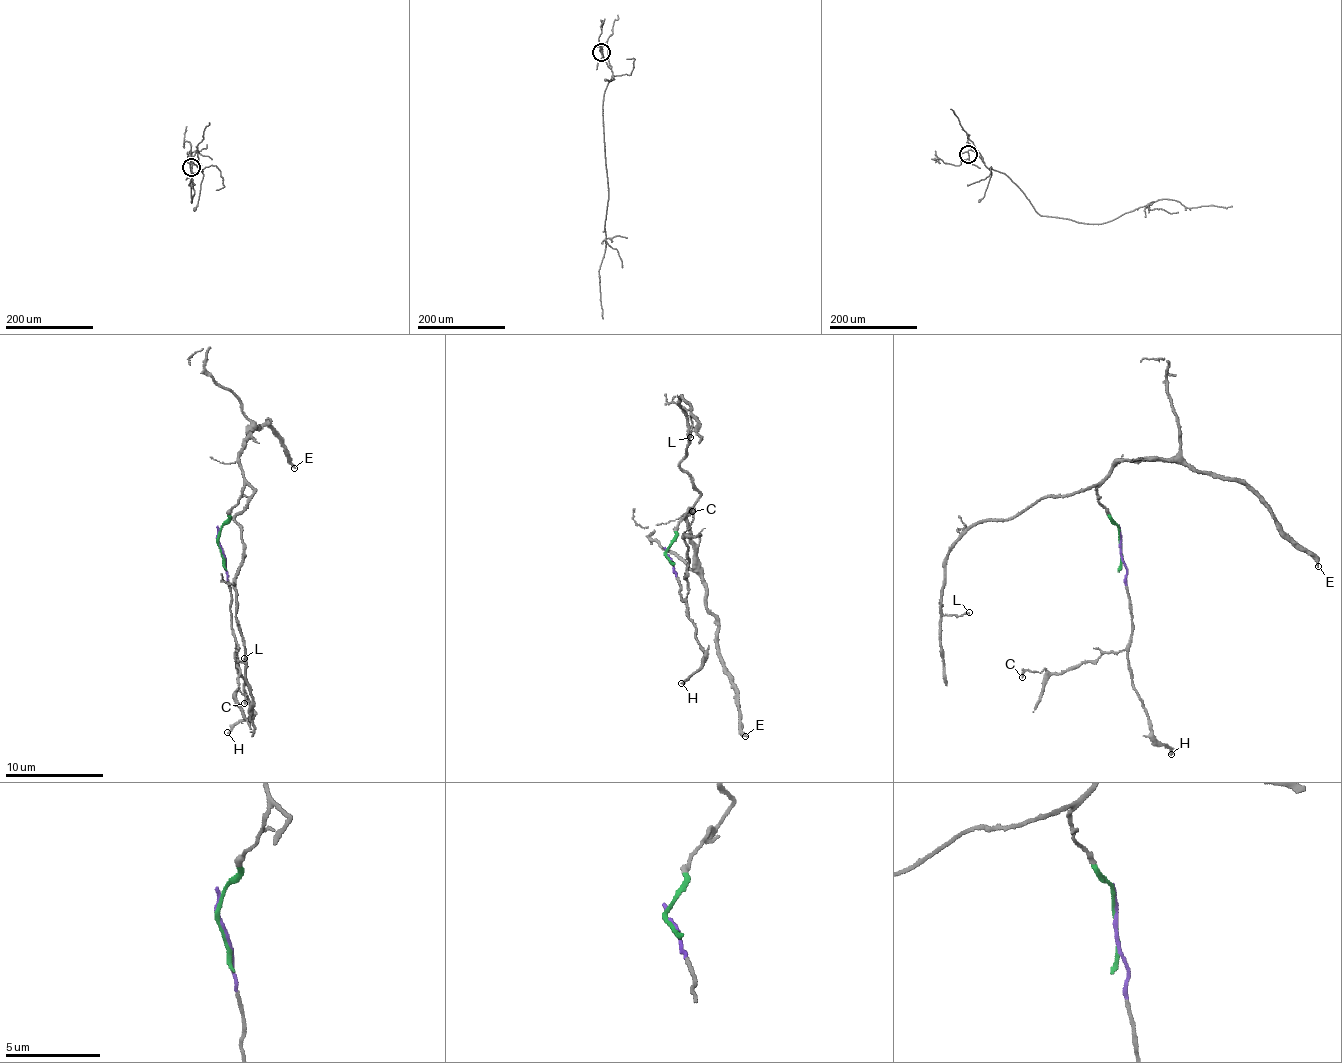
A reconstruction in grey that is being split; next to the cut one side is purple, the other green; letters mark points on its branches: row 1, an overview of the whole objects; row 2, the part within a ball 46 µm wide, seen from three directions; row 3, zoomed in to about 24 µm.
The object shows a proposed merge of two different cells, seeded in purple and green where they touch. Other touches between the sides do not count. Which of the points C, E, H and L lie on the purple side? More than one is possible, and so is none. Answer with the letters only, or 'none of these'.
C, H

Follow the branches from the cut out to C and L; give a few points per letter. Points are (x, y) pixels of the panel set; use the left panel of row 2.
C: (219, 544), (231, 593), (231, 632), (239, 647), (234, 658), (240, 673), (235, 691), (246, 696), (243, 704)
L: (219, 544), (222, 524), (244, 486), (254, 492), (235, 518), (244, 558), (235, 609), (244, 659)

